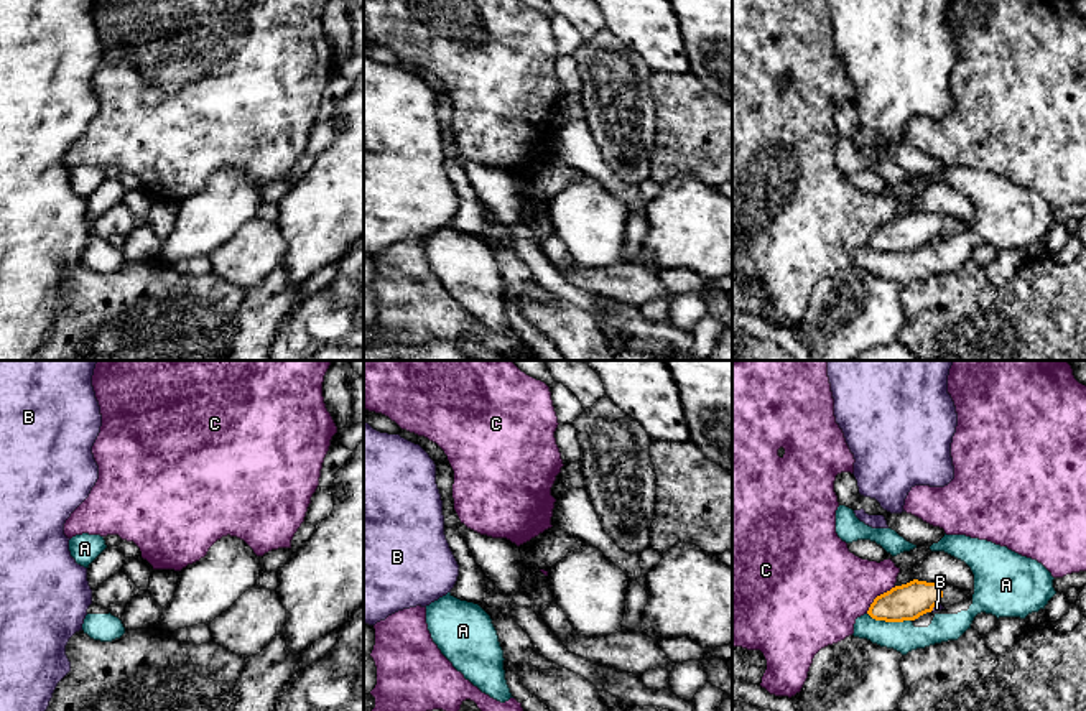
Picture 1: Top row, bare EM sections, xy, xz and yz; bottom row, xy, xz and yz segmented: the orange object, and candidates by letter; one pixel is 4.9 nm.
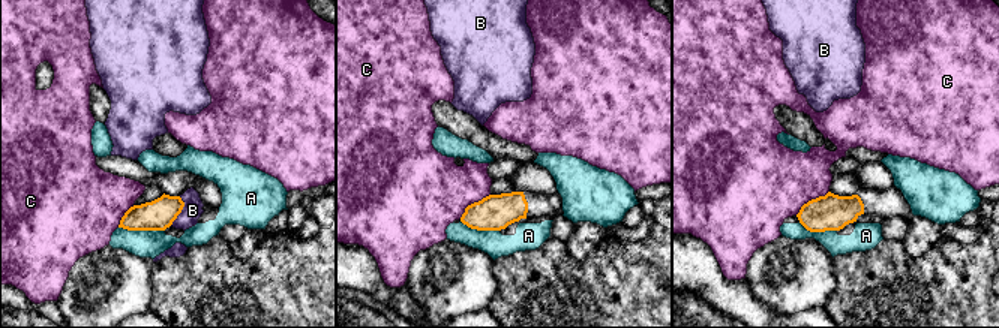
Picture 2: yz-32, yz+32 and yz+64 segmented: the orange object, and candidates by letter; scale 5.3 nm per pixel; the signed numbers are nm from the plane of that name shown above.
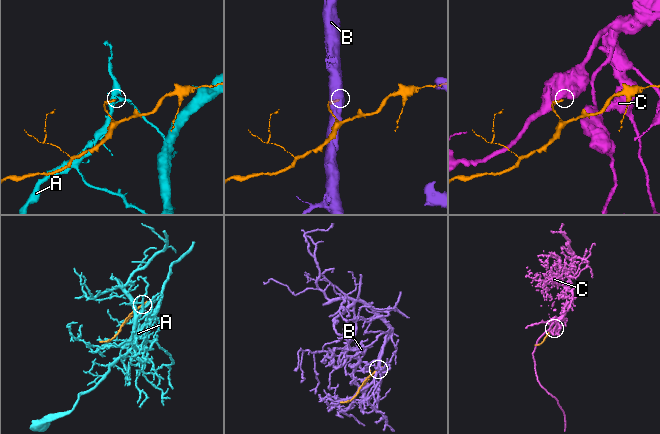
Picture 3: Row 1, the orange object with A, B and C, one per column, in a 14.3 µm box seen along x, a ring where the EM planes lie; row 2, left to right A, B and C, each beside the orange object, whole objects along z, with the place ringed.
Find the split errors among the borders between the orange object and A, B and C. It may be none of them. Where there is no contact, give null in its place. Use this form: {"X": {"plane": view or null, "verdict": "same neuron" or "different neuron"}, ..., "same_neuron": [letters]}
{"A": {"plane": "yz", "verdict": "different neuron"}, "B": {"plane": "yz", "verdict": "different neuron"}, "C": {"plane": "yz", "verdict": "different neuron"}, "same_neuron": []}

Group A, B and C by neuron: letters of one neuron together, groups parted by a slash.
A / B / C

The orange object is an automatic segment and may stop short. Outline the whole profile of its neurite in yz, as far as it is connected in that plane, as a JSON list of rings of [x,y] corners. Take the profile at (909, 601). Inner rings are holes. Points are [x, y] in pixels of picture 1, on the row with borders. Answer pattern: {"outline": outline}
{"outline": [[[913,579],[877,596],[867,614],[875,620],[915,620],[931,612],[936,604],[949,607],[972,597],[972,591],[958,589],[948,583],[926,583]]]}

